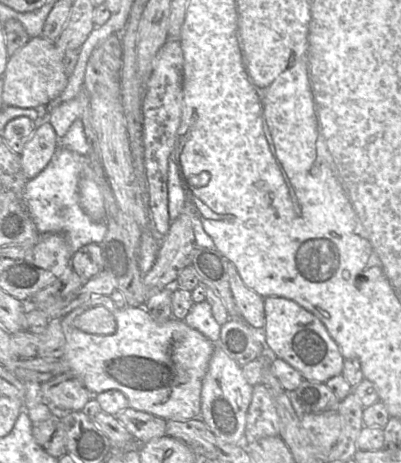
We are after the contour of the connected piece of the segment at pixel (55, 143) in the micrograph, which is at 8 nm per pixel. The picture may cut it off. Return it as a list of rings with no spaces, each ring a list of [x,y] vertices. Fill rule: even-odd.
[[[49,113],[47,117],[38,118],[35,120],[36,129],[25,144],[23,151],[20,154],[22,170],[28,180],[35,178],[40,172],[44,170],[44,168],[51,161],[57,147],[59,146],[60,139],[48,121]]]

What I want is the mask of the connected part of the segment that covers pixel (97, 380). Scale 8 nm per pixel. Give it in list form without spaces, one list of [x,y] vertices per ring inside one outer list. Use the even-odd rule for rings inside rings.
[[[96,296],[64,316],[61,319],[61,326],[65,336],[61,360],[66,363],[67,370],[79,379],[92,395],[111,389],[118,390],[127,398],[129,407],[166,421],[186,421],[200,417],[202,382],[216,343],[207,339],[198,330],[189,327],[183,320],[172,317],[166,322],[158,323],[144,307],[117,308],[110,296]],[[97,306],[103,306],[113,314],[116,321],[114,333],[88,334],[74,326],[73,321],[77,316]]]

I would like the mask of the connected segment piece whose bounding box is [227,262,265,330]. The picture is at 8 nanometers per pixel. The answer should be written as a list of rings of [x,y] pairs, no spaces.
[[[228,262],[227,272],[231,293],[241,319],[256,330],[263,330],[265,326],[265,298],[244,284],[234,264]]]

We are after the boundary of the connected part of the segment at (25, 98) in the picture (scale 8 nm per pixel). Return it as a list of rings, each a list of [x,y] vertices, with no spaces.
[[[43,36],[30,38],[21,49],[9,56],[3,73],[3,102],[19,108],[36,108],[46,106],[58,97],[68,84],[64,70],[64,54]]]

